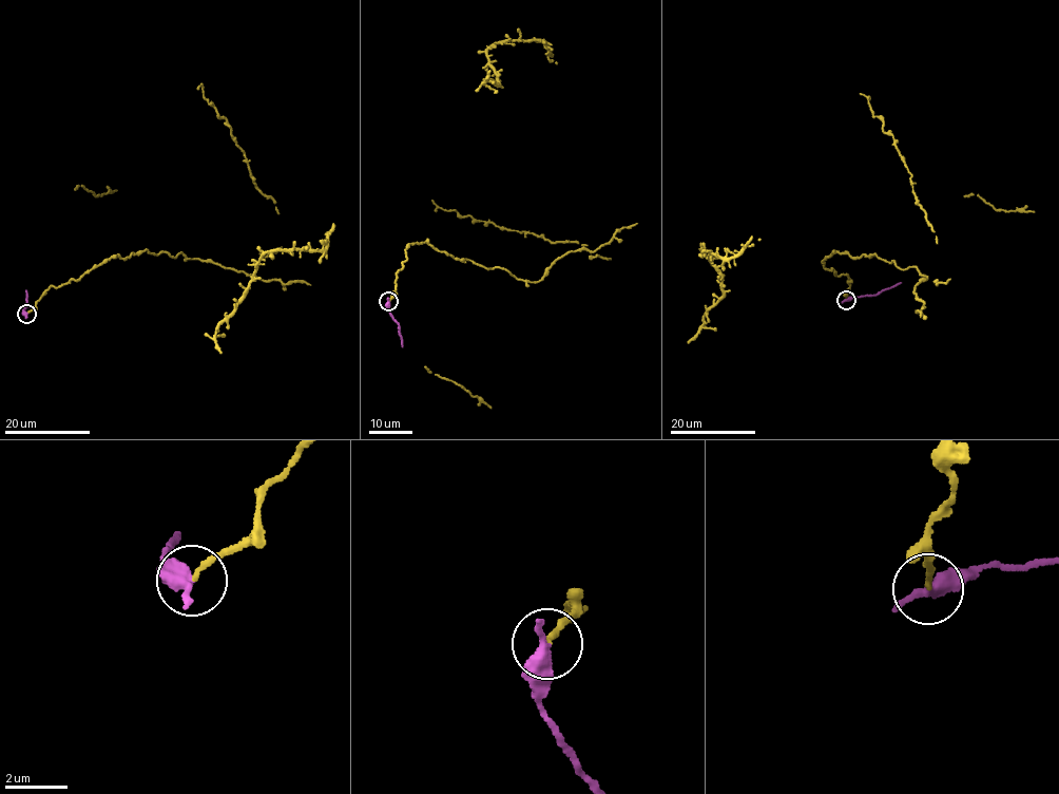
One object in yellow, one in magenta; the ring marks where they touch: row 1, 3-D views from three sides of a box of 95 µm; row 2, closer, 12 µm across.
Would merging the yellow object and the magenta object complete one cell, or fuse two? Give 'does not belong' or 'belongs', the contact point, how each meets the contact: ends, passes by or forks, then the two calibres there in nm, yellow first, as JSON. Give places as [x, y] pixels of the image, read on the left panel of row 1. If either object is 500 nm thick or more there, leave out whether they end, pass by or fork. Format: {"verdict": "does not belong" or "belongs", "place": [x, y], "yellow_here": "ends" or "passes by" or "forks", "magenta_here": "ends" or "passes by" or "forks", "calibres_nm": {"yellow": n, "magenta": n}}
{"verdict": "does not belong", "place": [26, 314], "yellow_here": "ends", "magenta_here": "passes by", "calibres_nm": {"yellow": 150, "magenta": 400}}

